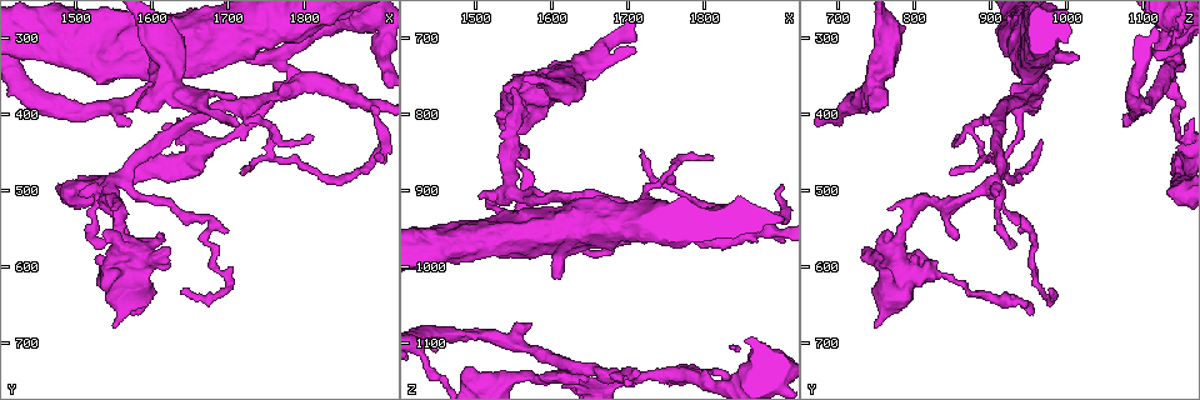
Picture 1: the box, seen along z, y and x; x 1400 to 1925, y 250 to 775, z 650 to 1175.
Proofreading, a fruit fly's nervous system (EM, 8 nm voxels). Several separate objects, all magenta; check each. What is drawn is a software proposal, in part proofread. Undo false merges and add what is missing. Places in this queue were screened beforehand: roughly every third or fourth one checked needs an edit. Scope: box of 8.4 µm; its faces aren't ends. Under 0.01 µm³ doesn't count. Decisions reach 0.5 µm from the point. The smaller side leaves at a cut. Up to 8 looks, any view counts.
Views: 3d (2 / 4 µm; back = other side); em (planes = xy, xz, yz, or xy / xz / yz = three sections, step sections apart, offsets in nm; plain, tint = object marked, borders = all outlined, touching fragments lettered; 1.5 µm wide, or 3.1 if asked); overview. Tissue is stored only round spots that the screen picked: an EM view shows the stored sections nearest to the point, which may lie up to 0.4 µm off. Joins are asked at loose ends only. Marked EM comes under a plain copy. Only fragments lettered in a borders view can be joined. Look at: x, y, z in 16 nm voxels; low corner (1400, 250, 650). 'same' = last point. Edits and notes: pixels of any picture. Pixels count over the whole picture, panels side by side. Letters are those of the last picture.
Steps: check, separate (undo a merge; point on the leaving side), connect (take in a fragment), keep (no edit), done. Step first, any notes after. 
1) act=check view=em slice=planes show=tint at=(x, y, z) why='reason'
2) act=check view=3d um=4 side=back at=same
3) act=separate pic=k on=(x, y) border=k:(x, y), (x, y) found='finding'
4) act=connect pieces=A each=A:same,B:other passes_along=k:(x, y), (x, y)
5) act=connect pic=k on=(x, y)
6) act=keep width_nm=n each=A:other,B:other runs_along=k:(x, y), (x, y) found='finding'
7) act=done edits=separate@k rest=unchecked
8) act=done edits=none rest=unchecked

act=check view=em slice=xy step=8 show=tint at=(1810, 430, 860) why='branch stops here'

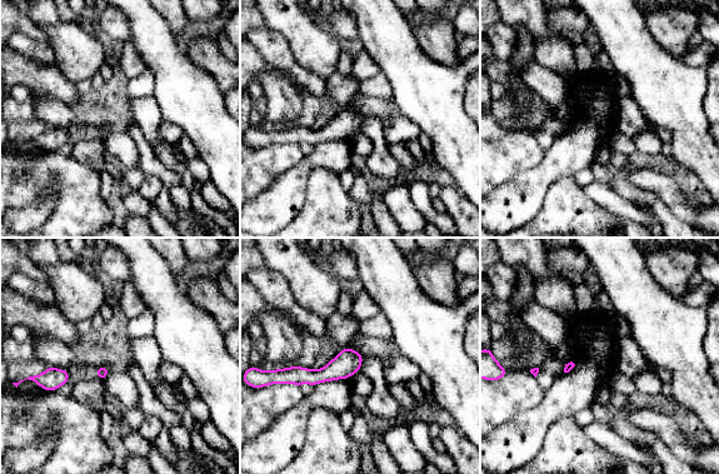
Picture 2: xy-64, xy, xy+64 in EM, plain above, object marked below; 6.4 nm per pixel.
act=check view=em slice=planes show=borders at=same

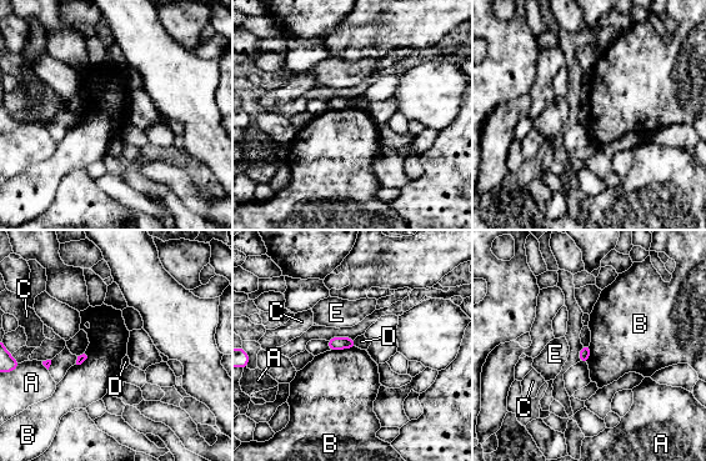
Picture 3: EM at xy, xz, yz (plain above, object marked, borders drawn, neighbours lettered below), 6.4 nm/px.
act=keep each=A:other,B:other,C:other,D:other,E:other border=3:(355, 346), (330, 351) found='no lettered fragment goes on from it'

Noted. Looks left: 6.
act=check view=em slice=planes show=borders at=(1495, 500, 1130) why='thick end'

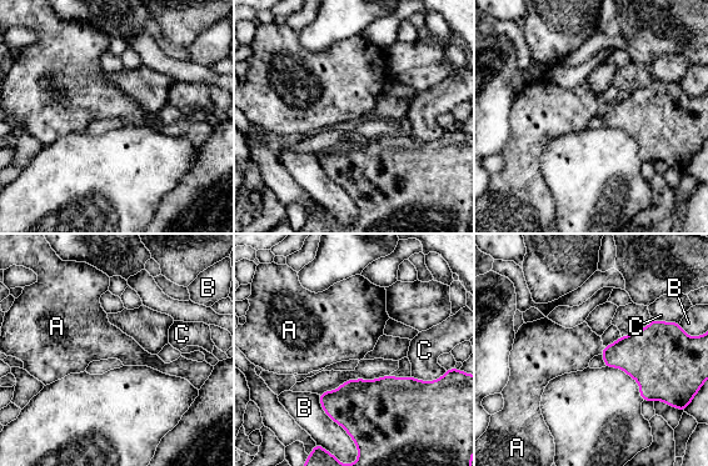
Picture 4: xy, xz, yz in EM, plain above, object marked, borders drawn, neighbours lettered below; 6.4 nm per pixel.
act=keep each=A:other,B:other,C:other border=4:(604, 346), (599, 354) found='no lettered fragment goes on from it'

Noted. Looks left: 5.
act=check view=em slice=planes show=borders at=(1600, 330, 1010) why='branch stops here'

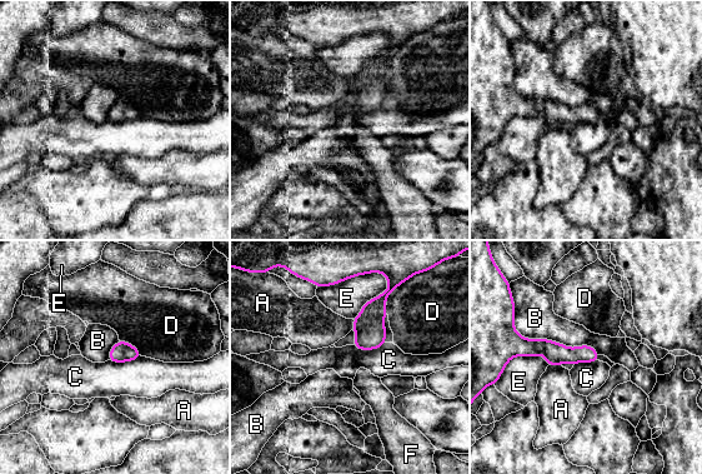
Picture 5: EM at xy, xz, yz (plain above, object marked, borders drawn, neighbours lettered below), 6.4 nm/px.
act=connect pieces=F each=A:other,B:other,C:other,D:other,E:other,F:same found='the neuron continues'

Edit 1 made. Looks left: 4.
act=done edits=connect@5 rest=unchecked

